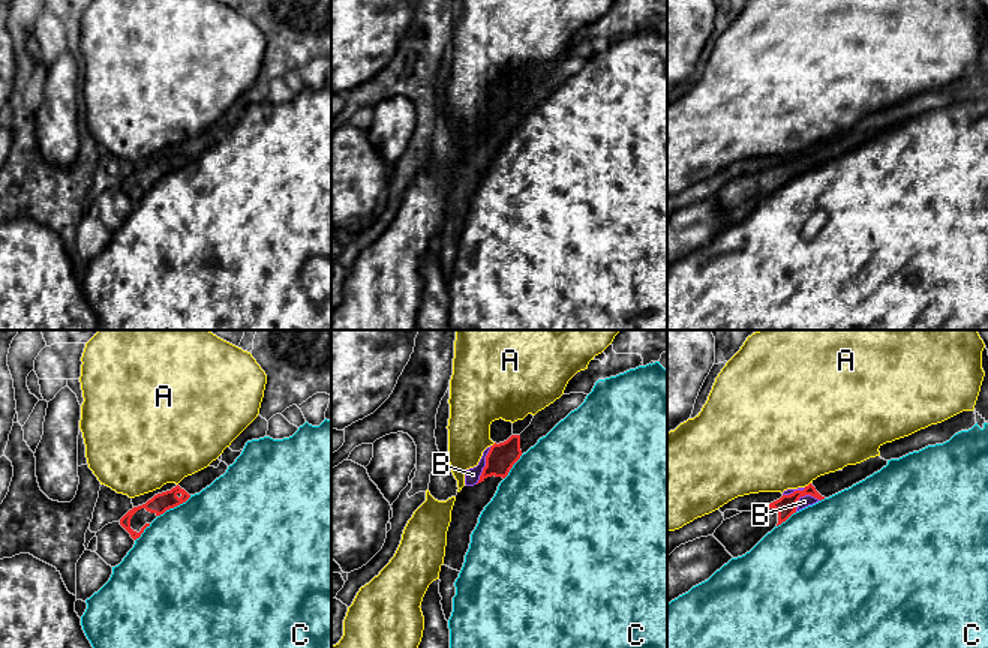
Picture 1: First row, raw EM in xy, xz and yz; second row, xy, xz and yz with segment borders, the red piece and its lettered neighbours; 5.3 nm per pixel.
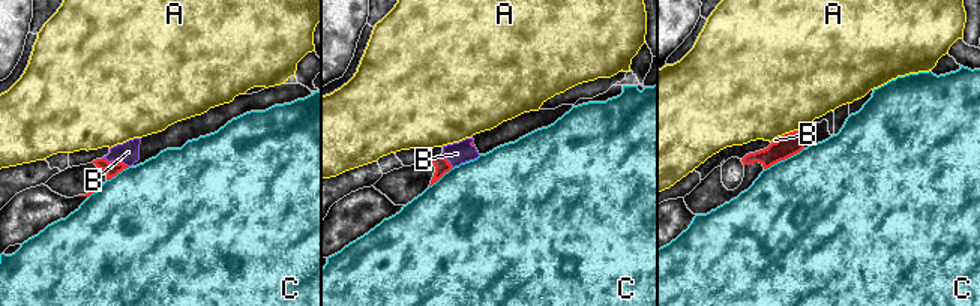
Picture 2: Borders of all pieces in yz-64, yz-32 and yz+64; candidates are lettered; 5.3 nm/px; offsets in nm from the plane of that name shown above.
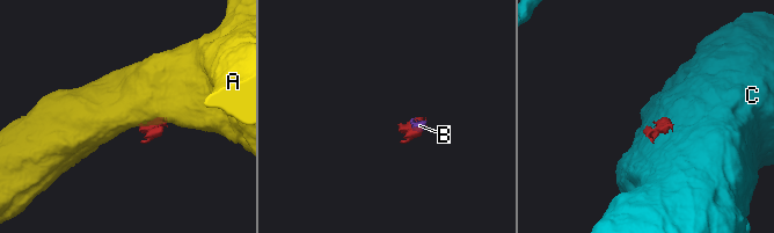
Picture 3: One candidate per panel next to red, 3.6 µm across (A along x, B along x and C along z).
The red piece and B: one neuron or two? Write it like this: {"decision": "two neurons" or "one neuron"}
{"decision": "one neuron"}

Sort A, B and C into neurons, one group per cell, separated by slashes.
A / B / C

